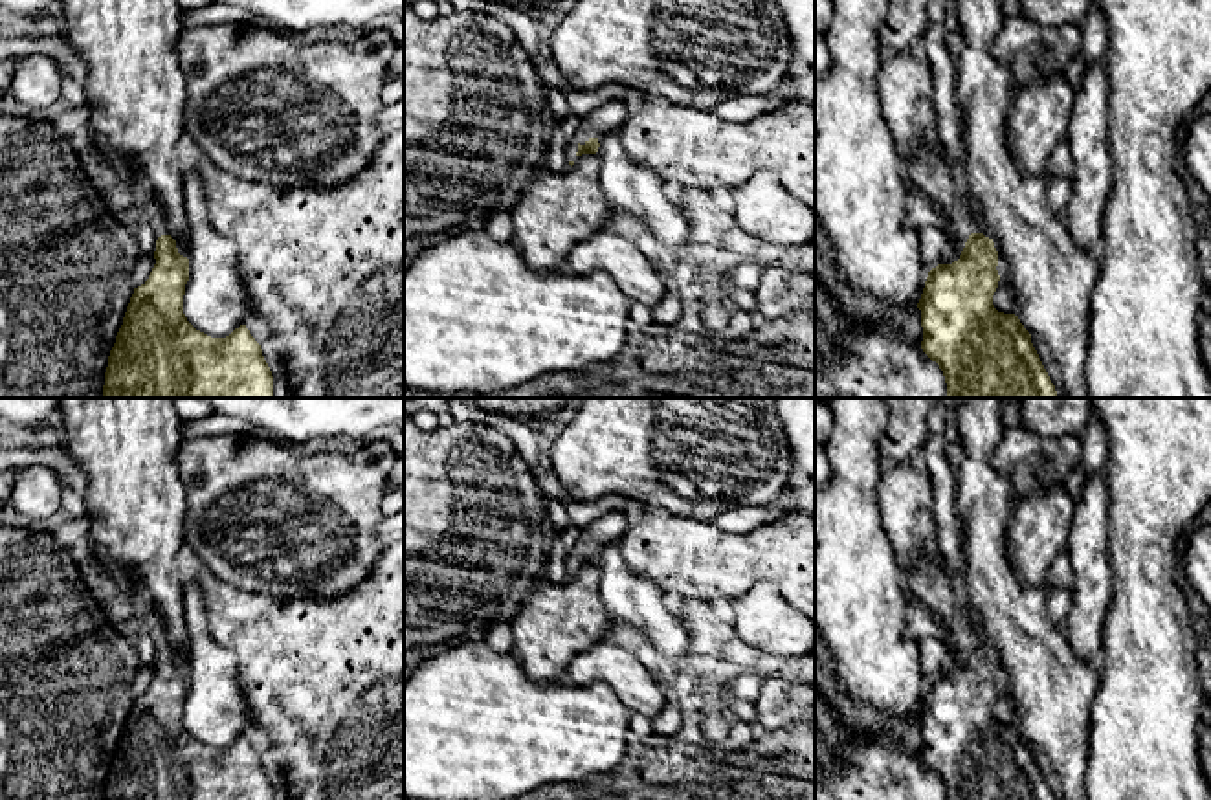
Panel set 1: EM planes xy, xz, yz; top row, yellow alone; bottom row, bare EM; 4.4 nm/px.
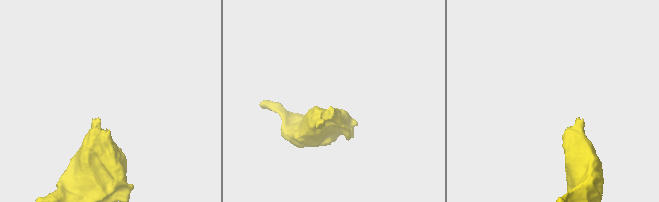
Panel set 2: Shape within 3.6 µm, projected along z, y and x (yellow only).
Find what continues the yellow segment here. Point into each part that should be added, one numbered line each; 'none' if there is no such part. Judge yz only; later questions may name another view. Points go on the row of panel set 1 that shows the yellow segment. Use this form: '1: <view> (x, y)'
1: yz (929, 171)

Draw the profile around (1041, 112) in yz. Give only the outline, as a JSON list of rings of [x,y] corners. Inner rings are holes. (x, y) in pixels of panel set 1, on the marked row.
[[[1066,72],[1035,81],[1015,97],[1007,139],[1018,169],[1026,176],[1048,171],[1051,150],[1066,139],[1075,105],[1075,88]]]

